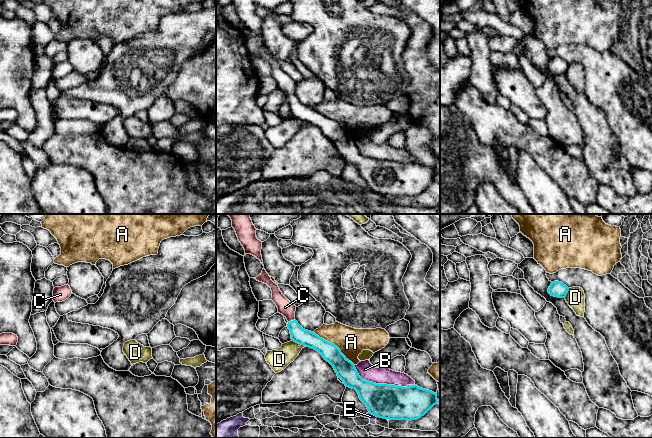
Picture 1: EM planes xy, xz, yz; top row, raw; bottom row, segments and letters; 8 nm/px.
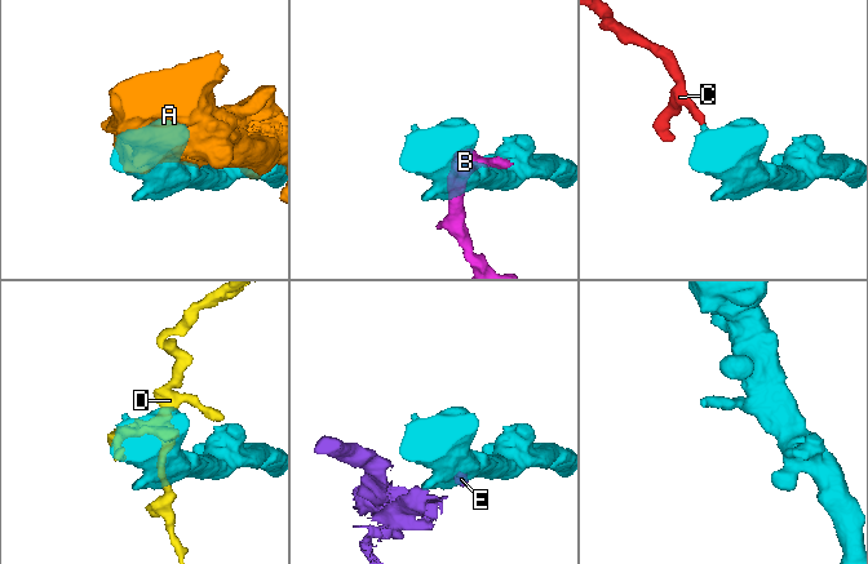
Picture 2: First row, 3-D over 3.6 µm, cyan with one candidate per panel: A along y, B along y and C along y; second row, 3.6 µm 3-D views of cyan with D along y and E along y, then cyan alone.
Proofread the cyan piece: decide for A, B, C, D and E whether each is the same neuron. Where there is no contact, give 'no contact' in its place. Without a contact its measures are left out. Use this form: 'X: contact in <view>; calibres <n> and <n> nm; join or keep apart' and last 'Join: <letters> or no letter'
A: contact in xz; calibres 160 and 220 nm; keep apart
B: contact in xz; calibres 280 and 140 nm; keep apart
C: contact in xz; calibres 130 and 120 nm; join
D: contact in xz; calibres 140 and 170 nm; keep apart
E: contact in xz; calibres 280 and 50 nm; keep apart
Join: C

